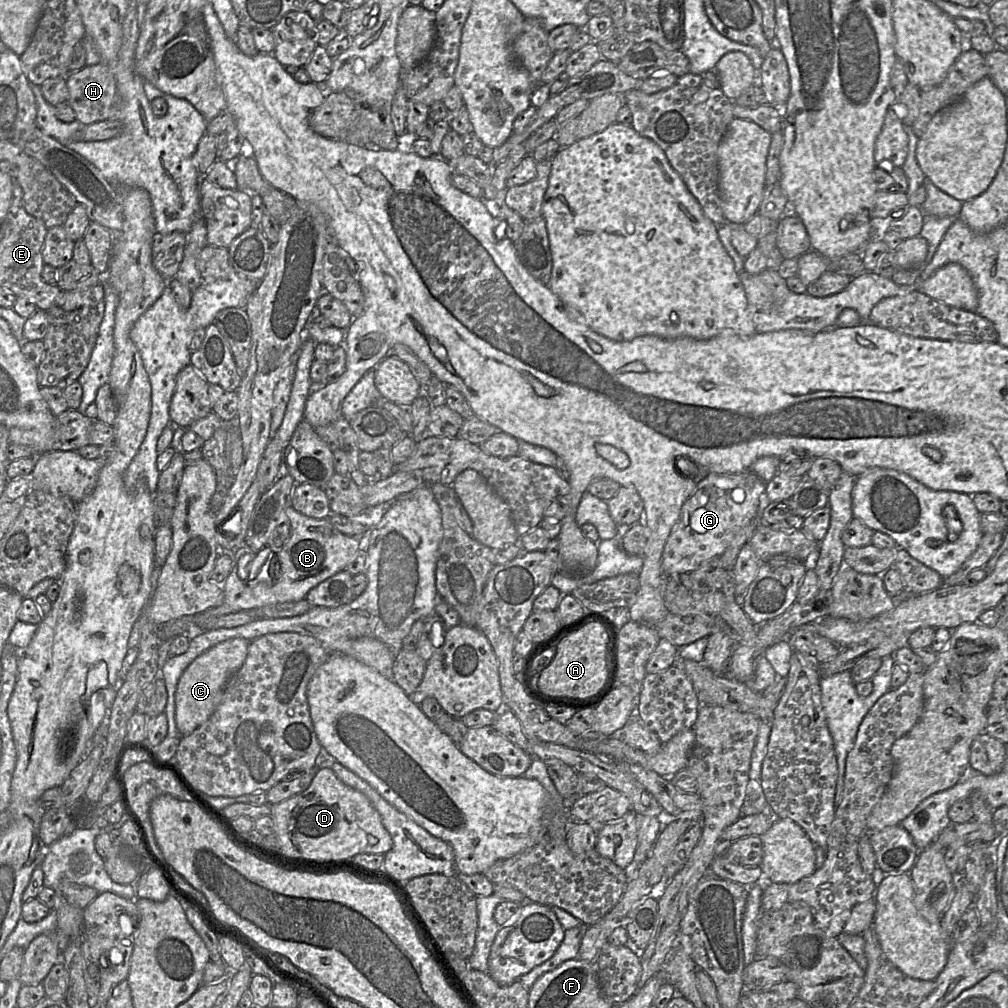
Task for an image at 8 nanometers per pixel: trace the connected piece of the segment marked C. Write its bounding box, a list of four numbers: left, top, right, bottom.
[175,637,250,736]

